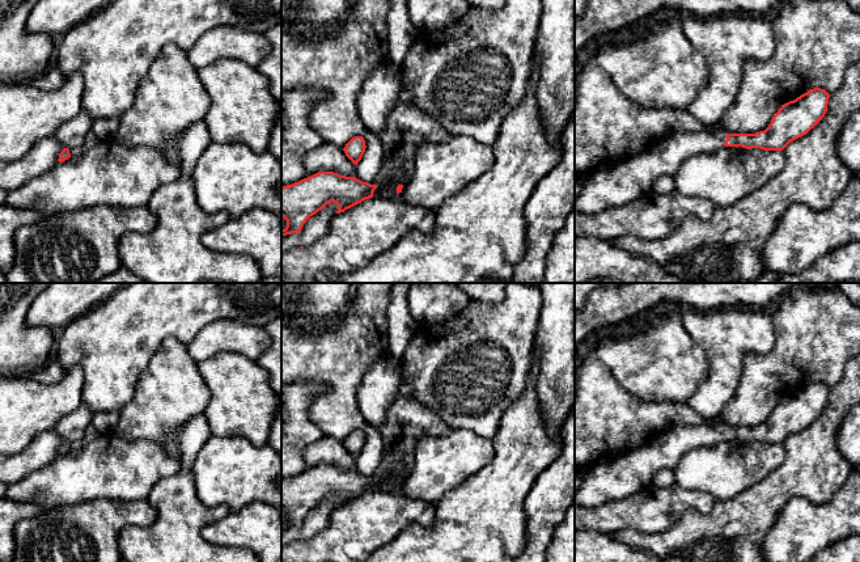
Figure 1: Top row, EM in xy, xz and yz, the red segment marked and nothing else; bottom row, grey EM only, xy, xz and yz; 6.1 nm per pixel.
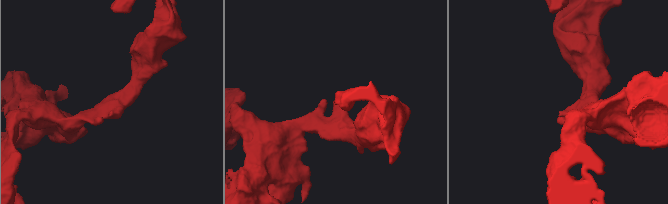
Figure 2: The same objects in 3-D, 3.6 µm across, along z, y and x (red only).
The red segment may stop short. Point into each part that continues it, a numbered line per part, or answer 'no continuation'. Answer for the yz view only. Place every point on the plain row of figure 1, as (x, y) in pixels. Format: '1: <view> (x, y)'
1: yz (617, 477)

